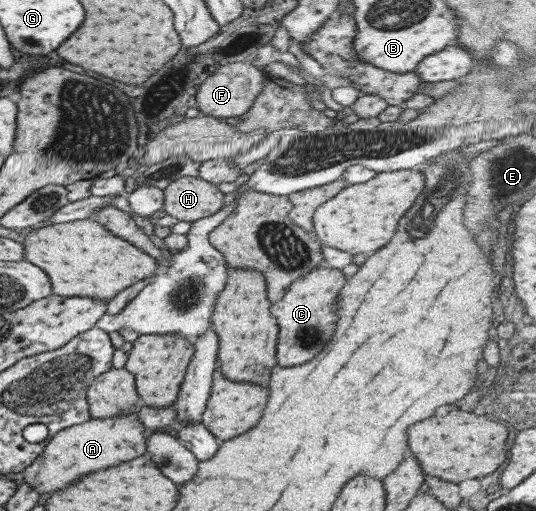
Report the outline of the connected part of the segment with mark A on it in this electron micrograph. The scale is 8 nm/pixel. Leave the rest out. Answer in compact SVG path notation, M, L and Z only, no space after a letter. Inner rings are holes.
M137 414L107 419L90 418L88 422L69 426L53 434L39 456L22 470L22 482L39 494L53 494L67 488L85 474L105 470L144 455L147 432L138 422Z

